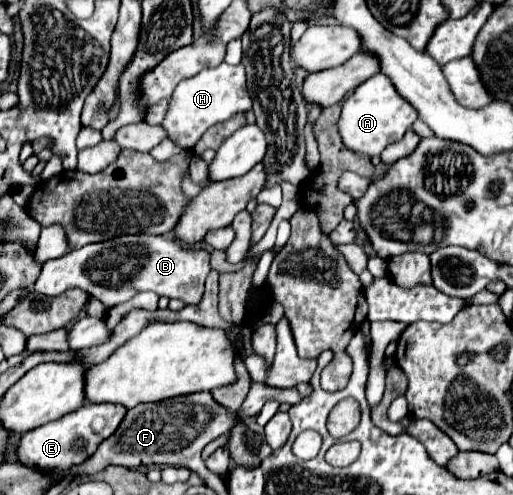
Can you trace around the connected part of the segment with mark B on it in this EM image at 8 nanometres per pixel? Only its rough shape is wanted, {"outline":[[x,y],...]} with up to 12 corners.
{"outline":[[117,236],[47,260],[35,292],[199,304],[209,256]]}

